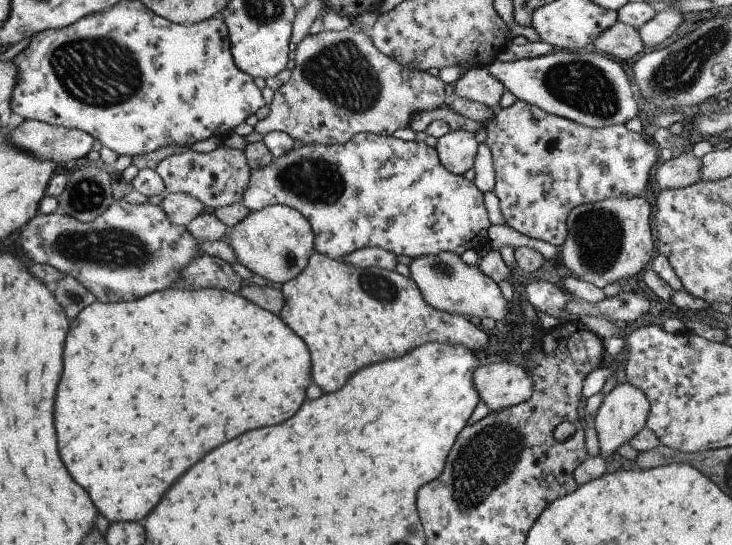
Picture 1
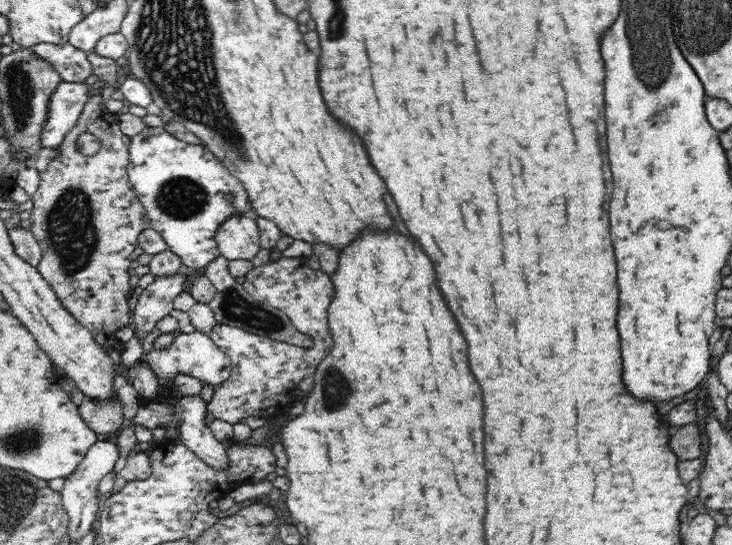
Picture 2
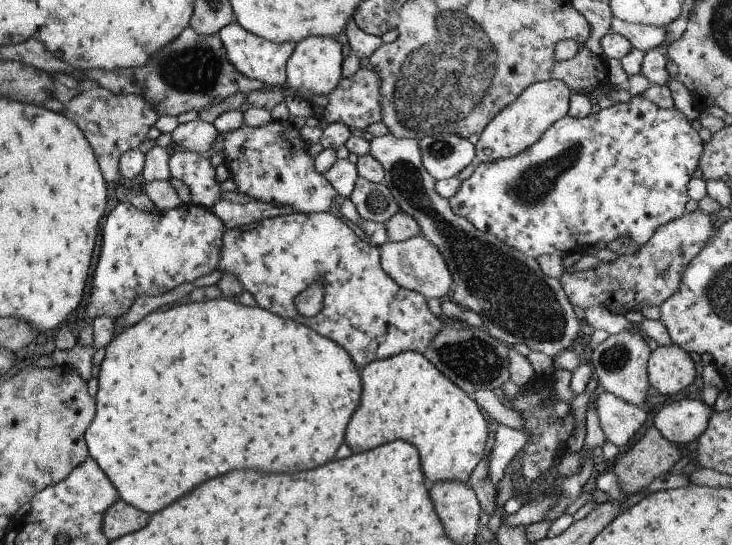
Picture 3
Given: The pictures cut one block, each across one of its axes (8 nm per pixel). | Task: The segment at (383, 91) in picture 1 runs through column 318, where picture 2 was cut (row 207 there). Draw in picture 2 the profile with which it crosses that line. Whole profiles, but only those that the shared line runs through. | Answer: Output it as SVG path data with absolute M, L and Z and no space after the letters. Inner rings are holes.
M93 50L87 53L87 57L92 67L92 75L97 76L97 81L103 82L103 86L100 86L101 92L86 101L82 114L77 120L78 124L68 131L57 148L58 157L50 160L46 170L39 172L40 182L38 190L31 196L32 209L28 219L29 231L32 232L43 252L37 266L38 272L54 289L62 306L83 327L94 334L95 340L109 356L112 351L120 352L123 347L123 343L116 338L116 330L124 326L132 327L133 324L133 311L128 305L128 299L133 290L130 286L131 275L128 273L133 261L130 256L139 246L138 237L144 230L151 228L151 220L147 217L145 208L139 201L127 175L131 138L119 128L120 114L110 113L102 99L104 87L112 87L112 91L118 89L119 84L116 81L118 65L115 60L100 57ZM82 132L91 132L100 138L102 149L95 156L84 156L78 152L76 138Z

